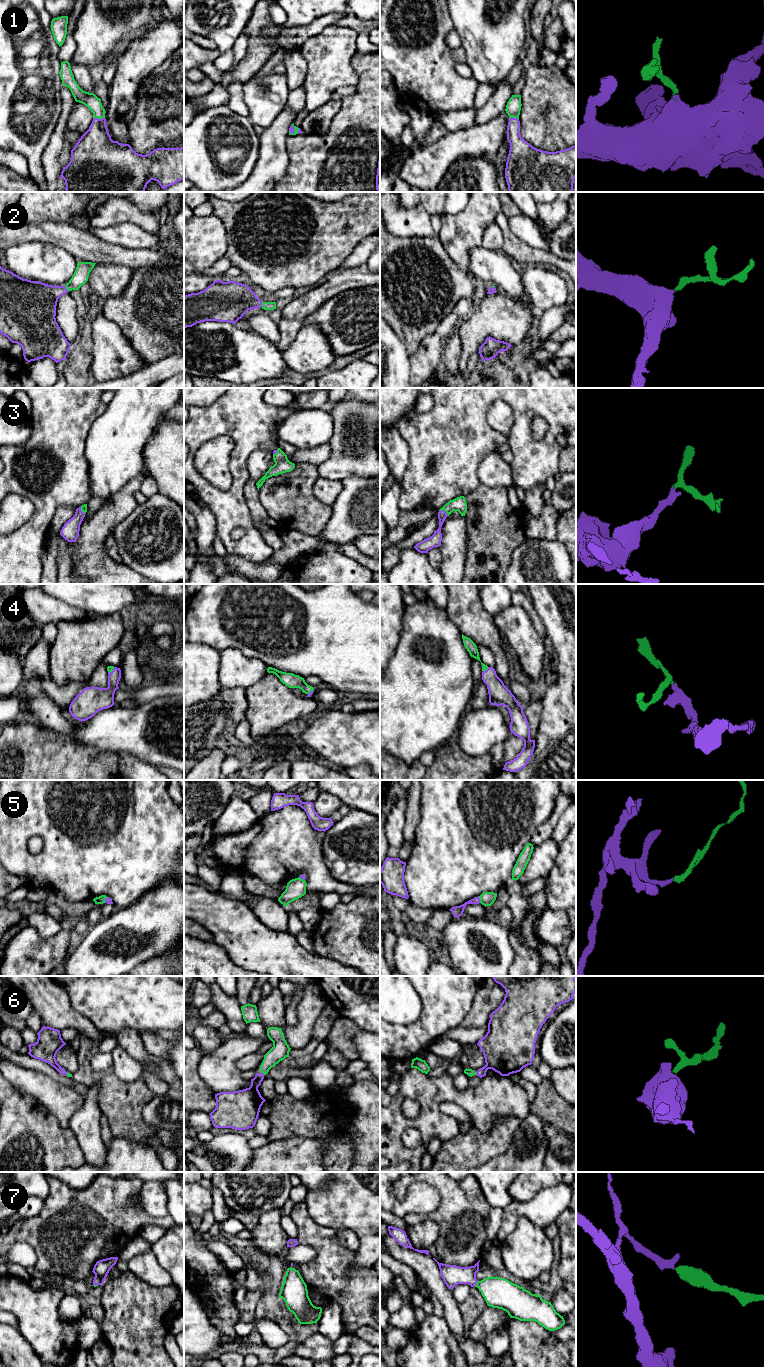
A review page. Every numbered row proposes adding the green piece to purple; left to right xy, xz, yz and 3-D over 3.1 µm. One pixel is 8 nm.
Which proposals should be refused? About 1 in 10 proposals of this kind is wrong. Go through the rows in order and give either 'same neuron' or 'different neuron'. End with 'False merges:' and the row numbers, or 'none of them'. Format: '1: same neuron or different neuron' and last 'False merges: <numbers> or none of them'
1: same neuron
2: same neuron
3: same neuron
4: same neuron
5: same neuron
6: same neuron
7: same neuron
False merges: none of them

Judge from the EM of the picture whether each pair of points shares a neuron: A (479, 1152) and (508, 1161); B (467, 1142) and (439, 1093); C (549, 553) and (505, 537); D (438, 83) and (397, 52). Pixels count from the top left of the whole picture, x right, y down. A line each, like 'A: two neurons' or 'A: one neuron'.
A: two neurons
B: two neurons
C: two neurons
D: one neuron

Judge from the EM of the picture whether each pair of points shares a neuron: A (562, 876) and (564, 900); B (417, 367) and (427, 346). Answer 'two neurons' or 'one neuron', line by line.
A: one neuron
B: one neuron

